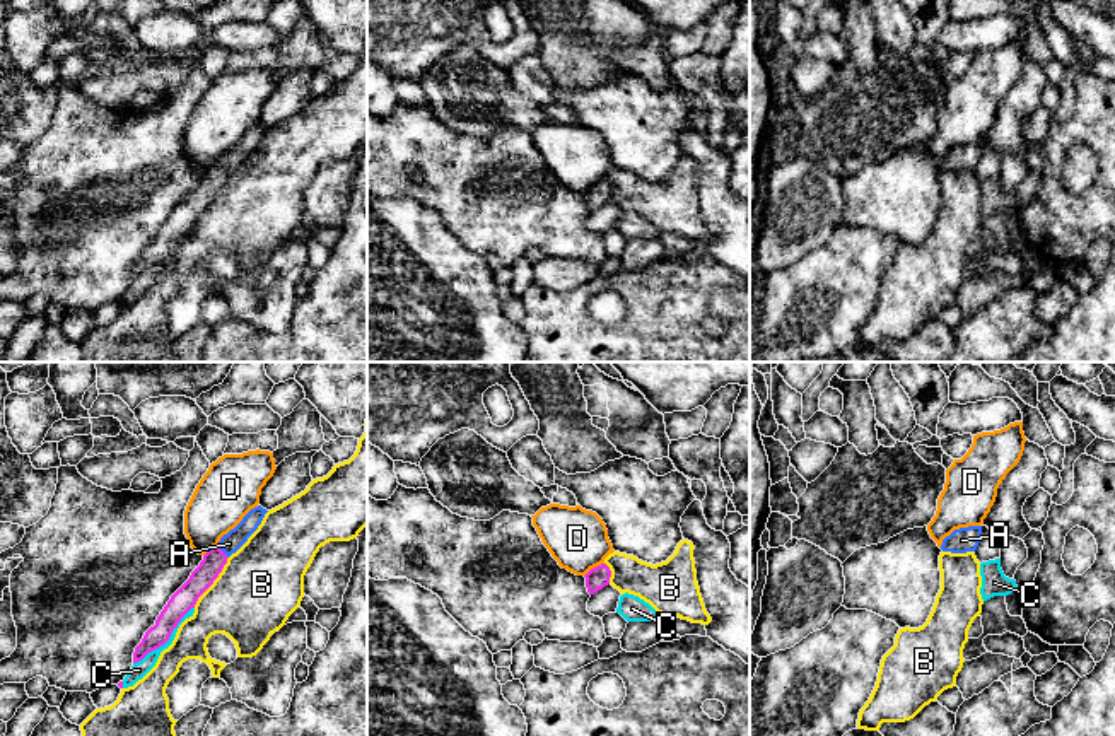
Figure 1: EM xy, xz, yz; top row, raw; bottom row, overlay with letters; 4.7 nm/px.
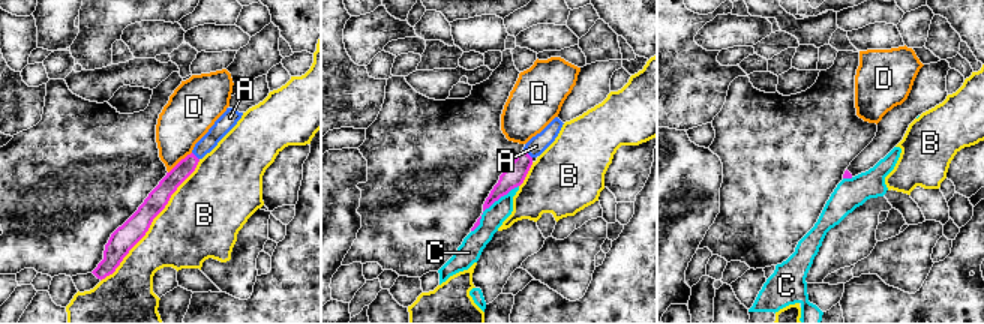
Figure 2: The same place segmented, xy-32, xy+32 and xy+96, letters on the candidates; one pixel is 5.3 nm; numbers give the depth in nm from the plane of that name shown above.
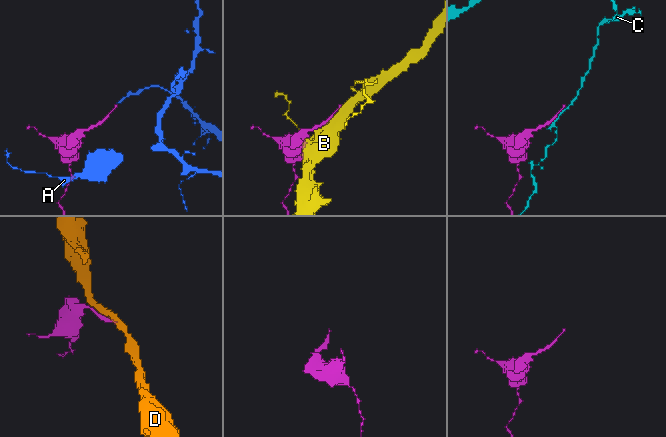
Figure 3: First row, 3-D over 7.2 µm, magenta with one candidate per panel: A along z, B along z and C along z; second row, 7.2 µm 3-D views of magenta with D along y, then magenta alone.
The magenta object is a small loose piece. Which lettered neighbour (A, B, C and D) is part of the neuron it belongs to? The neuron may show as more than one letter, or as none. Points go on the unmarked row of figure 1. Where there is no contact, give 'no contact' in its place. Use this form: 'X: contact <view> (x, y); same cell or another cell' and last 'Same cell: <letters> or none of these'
A: contact xy (222, 169); same cell
B: contact xy (212, 200); another cell
C: contact xy (166, 258); another cell
D: contact xz (595, 185); another cell
Same cell: A

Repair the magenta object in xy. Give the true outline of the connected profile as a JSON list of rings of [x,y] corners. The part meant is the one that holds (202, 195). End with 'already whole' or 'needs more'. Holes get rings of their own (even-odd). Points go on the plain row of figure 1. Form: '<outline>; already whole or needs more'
[[[261,123],[251,126],[242,138],[224,152],[217,164],[210,166],[190,196],[171,213],[164,227],[150,244],[142,260],[135,265],[133,282],[142,278],[149,270],[164,263],[181,236],[195,225],[198,215],[213,202],[222,190],[227,176],[236,171],[248,155],[258,147],[268,128]]]; needs more

